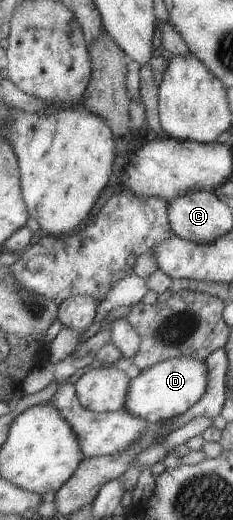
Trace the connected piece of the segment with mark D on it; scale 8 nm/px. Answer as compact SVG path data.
M179 356L157 362L141 372L132 372L129 379L129 390L125 394L122 410L145 420L148 424L169 421L185 413L205 394L207 388L207 364L197 358Z

